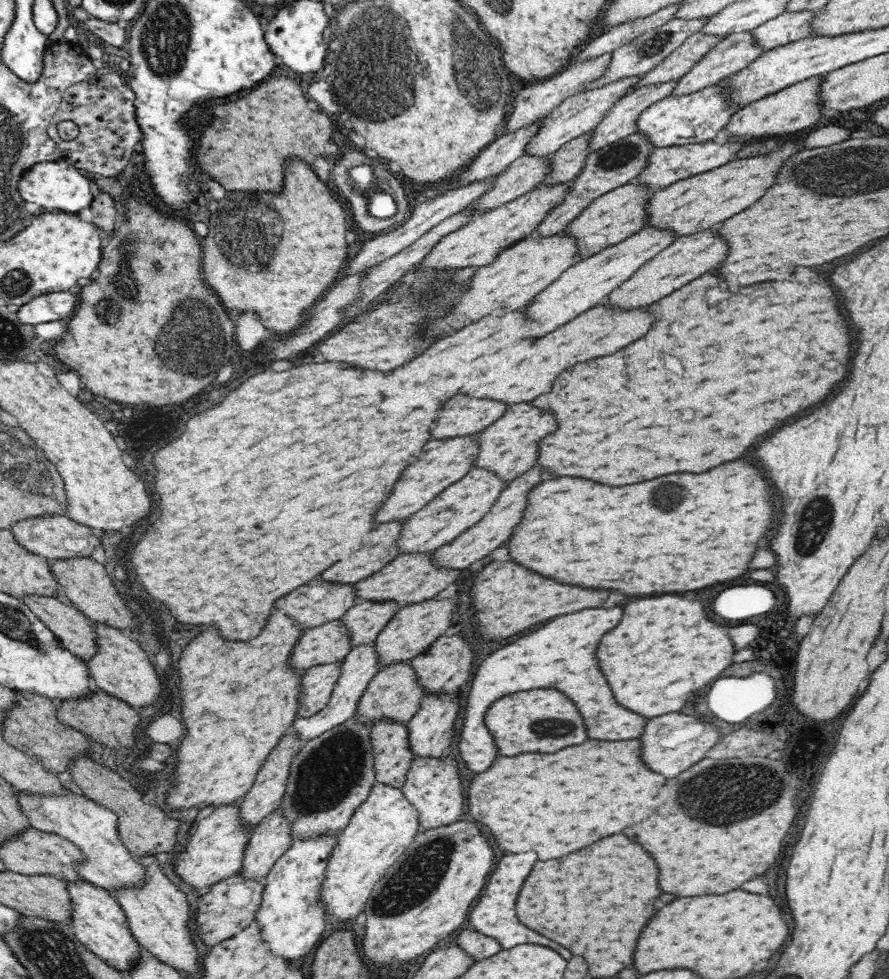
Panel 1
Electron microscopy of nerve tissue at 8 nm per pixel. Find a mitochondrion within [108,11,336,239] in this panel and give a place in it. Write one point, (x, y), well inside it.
(206, 118)

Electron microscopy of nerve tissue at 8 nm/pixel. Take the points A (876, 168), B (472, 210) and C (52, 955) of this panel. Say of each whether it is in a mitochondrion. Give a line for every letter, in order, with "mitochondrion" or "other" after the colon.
A: mitochondrion
B: other
C: mitochondrion

